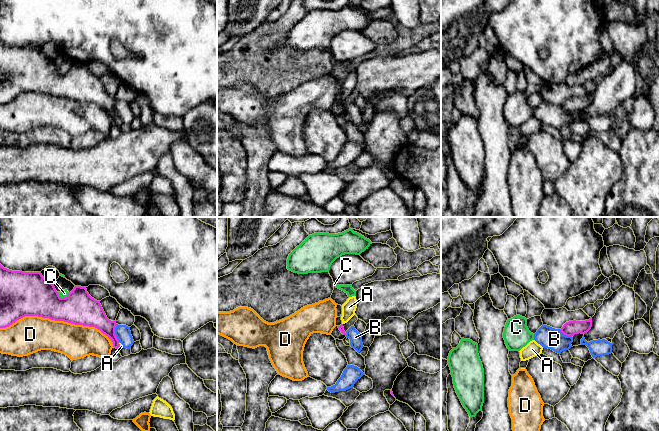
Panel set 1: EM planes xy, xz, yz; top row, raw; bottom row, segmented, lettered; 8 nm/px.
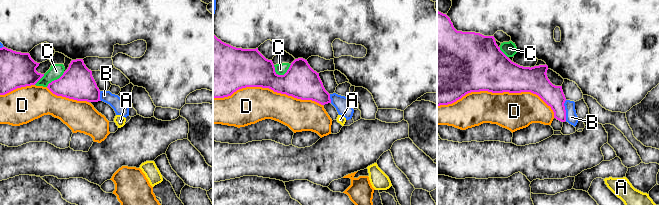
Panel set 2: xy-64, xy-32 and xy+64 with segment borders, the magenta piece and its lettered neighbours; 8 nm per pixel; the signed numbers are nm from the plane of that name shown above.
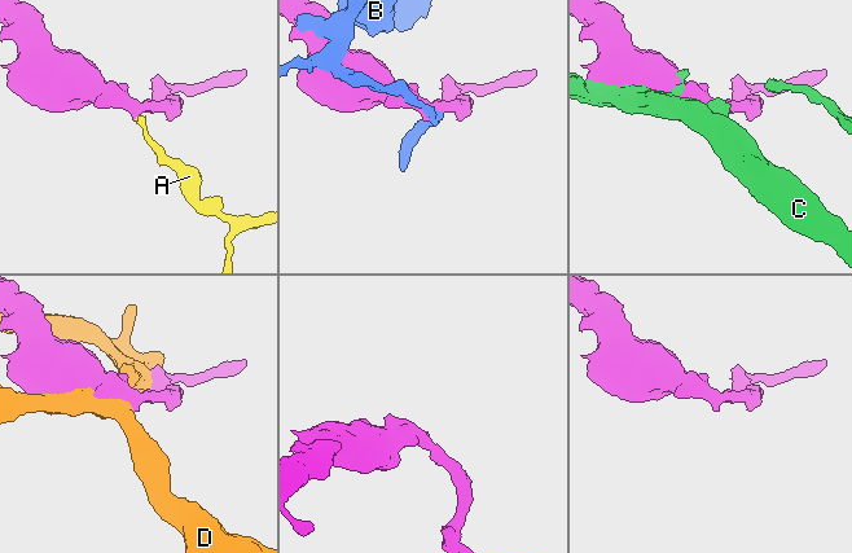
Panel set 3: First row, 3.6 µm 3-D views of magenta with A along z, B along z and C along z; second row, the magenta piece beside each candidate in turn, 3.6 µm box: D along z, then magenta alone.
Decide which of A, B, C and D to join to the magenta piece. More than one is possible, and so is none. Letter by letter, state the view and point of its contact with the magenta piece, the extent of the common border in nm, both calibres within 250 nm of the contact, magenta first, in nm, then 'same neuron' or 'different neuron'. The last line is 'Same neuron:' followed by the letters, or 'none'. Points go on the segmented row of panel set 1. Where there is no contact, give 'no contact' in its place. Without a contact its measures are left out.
A: xy (119, 346) | 60 nm | 120/30 nm | same neuron
B: xy (114, 333) | 160 nm | 220/120 nm | different neuron
C: xy (63, 298) | 100 nm | 340/60 nm | different neuron
D: xy (54, 319) | 900 nm | 320/300 nm | different neuron
Same neuron: A

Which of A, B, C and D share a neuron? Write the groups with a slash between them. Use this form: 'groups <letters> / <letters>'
groups A / B / C / D

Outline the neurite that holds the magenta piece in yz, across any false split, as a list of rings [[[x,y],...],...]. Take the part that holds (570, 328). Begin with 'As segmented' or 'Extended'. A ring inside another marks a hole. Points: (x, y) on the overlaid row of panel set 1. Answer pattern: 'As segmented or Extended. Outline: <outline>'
As segmented. Outline: [[[592,318],[585,321],[569,321],[566,322],[563,327],[560,329],[561,332],[566,336],[574,336],[575,334],[585,334],[592,327]]]

